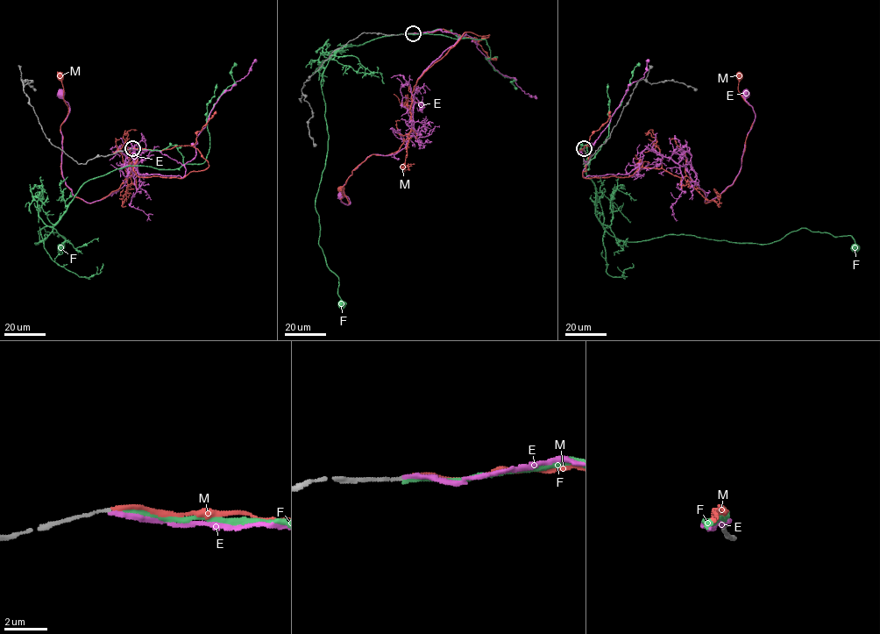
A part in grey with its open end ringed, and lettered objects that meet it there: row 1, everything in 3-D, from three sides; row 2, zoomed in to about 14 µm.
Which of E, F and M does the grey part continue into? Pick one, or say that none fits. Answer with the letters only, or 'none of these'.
M

